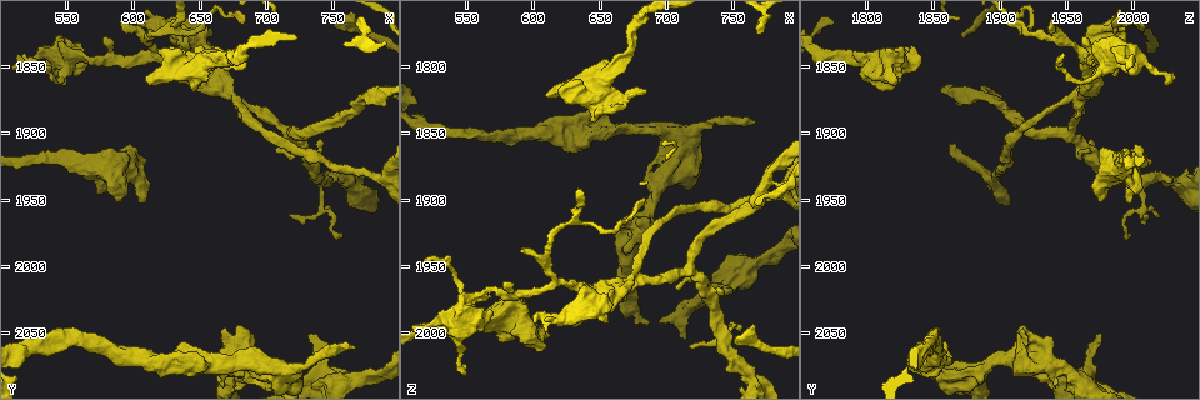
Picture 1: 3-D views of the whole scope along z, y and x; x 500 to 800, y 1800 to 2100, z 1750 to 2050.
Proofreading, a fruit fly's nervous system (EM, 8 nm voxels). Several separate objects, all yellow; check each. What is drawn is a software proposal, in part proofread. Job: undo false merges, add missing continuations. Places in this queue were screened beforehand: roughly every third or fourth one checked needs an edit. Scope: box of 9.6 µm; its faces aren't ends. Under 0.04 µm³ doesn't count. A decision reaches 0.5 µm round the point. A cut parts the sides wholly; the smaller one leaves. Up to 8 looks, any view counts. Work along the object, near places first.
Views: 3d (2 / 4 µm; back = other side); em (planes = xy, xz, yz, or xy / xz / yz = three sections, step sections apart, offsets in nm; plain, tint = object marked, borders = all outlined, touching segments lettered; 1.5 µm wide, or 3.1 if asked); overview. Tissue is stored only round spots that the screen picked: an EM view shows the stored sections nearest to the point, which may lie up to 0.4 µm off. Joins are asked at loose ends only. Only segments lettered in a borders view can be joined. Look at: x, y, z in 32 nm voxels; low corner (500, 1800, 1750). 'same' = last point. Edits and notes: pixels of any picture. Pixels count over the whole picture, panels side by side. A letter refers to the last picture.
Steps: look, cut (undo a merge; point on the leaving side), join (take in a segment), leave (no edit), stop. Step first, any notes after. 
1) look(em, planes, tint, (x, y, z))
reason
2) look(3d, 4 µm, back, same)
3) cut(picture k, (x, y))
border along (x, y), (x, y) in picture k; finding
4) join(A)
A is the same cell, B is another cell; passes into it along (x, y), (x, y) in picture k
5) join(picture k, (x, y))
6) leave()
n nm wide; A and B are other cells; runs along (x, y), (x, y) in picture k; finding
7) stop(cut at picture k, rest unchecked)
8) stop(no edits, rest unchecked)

look(3d, 2 µm, (768, 2062, 1844))
branch stops here

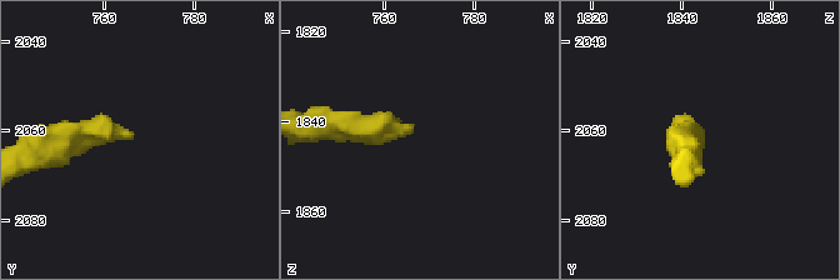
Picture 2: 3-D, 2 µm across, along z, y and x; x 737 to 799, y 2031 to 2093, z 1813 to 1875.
look(em, planes, borders, (766, 2062, 1842))

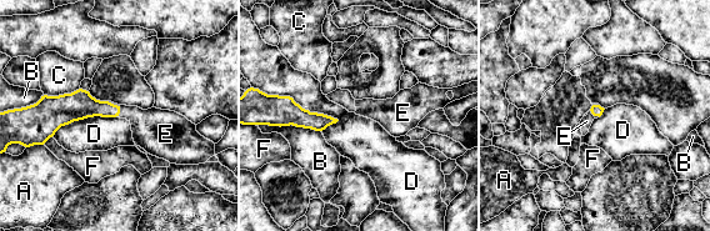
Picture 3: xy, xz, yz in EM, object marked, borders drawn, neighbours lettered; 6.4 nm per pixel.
join(picture 3, (150, 127))
D touches over 440 nm; E is the same cell, A, B, C, D and F are other cells; it goes on there

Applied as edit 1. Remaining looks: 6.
look(overview)
see it whole again

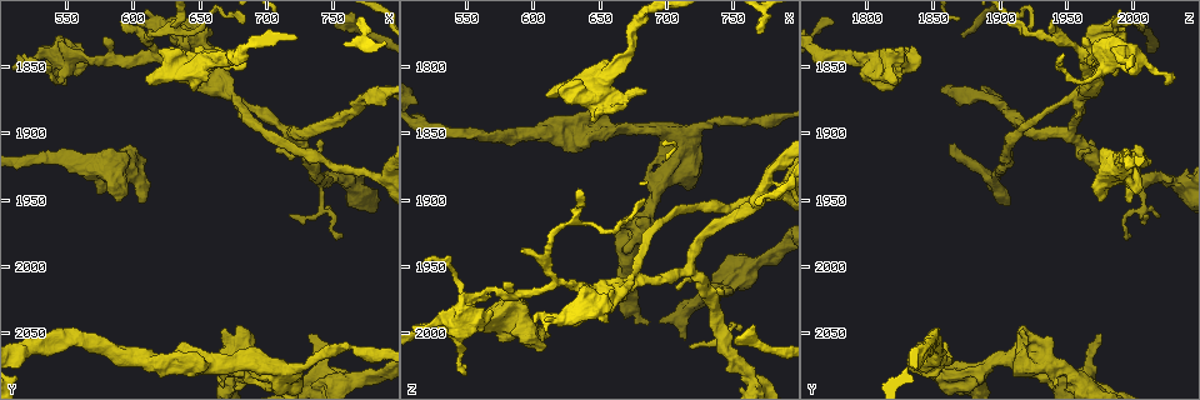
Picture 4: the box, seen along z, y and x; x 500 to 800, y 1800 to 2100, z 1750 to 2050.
look(em, planes, plain, (610, 1954, 1998))
branch stops here

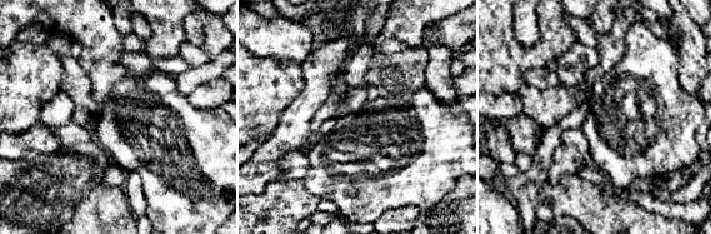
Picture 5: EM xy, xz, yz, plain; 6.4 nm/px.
look(em, planes, borders, same)

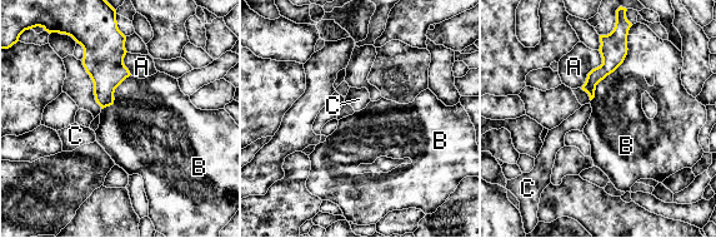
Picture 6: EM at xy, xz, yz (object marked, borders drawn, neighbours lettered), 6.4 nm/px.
leave()
A, B and C are other cells; border along (627, 43), (591, 100) in picture 6; none of them fits

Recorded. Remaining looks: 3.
look(em, planes, plain, (554, 1920, 1992))
sudden change in width

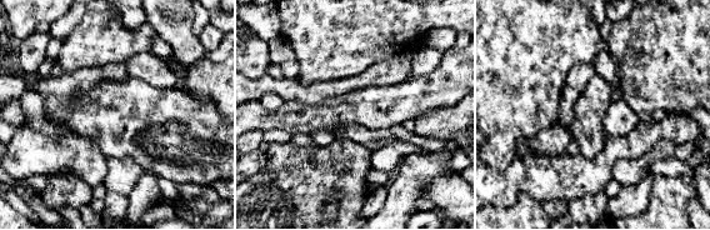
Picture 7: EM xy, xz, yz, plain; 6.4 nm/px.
look(em, planes, borders, same)
see the neighbours

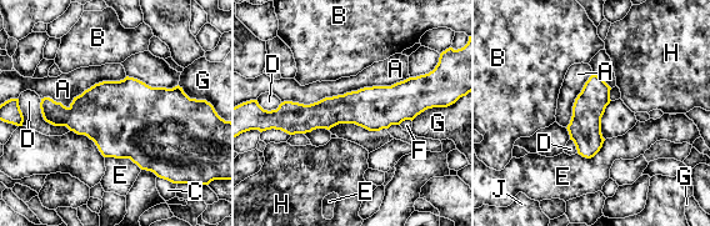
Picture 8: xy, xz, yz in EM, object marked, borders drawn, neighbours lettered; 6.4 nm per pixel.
leave()
200 nm wide; A, B, C, D, E, F, G, H and J are other cells; border along (409, 76), (309, 104), (281, 103) in picture 8; continuous, no second cell

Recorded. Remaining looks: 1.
stop(join at picture 3, rest unchecked)

